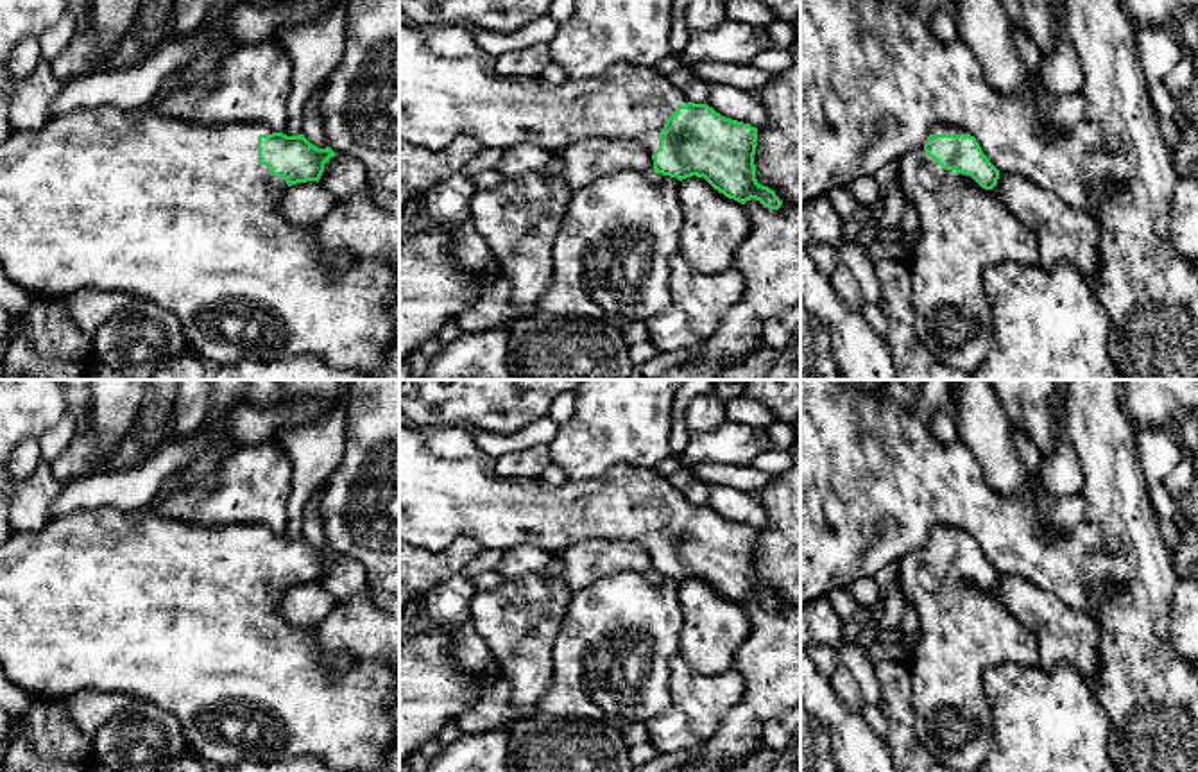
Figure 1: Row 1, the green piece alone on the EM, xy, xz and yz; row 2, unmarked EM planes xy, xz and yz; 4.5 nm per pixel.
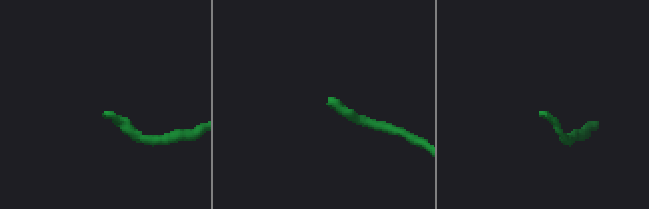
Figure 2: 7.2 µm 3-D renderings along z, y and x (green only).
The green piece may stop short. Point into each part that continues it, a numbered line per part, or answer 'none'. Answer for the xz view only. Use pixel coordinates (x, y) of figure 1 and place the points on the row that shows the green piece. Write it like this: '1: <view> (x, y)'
1: xz (448, 88)

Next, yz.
1: yz (964, 228)

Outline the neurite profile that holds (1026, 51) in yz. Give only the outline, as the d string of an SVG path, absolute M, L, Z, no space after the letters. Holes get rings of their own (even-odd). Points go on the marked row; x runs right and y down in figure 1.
M1021 27L1012 29L1012 45L1017 57L1026 66L1028 73L1037 77L1039 66L1044 57L1039 47L1028 38L1028 34Z

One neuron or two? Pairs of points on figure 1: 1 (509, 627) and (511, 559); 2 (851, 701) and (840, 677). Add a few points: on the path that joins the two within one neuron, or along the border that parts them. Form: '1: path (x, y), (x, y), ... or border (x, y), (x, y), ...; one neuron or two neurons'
1: border (550, 561), (541, 572), (529, 572), (505, 581); two neurons
2: path (851, 695), (844, 683); one neuron

